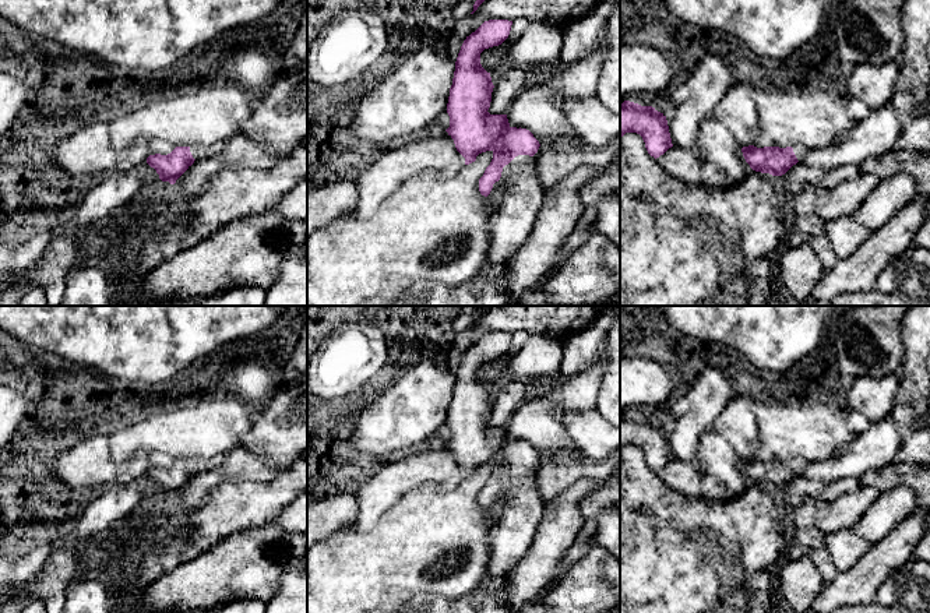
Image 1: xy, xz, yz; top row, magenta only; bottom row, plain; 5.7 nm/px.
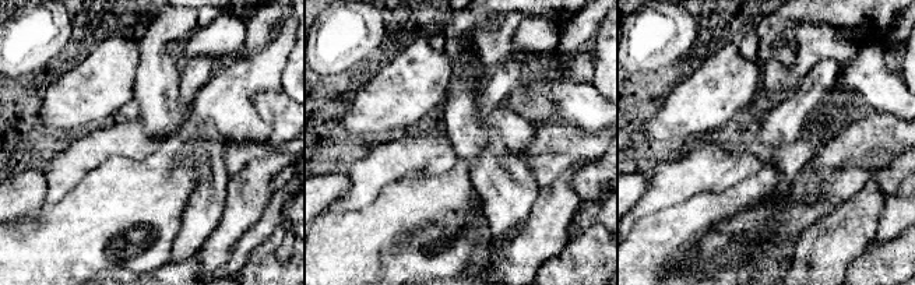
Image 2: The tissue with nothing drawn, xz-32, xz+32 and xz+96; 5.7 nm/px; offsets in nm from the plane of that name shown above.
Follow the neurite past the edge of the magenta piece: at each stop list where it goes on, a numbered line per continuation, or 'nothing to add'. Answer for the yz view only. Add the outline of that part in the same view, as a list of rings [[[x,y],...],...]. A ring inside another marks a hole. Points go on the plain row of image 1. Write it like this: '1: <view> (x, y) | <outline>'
1: yz (877, 446) | [[[888,415],[870,426],[831,459],[809,462],[793,459],[799,475],[821,482],[839,480],[846,476],[862,478],[866,472],[896,461],[899,450],[898,430]]]

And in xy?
1: xy (198, 465) | [[[218,454],[211,459],[193,458],[190,459],[190,465],[195,473],[200,473],[219,466],[223,462],[223,459],[225,459],[225,455]]]

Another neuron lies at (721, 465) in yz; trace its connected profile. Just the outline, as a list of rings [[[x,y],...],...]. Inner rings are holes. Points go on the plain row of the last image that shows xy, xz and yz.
[[[708,430],[701,436],[695,461],[707,478],[700,490],[700,496],[707,500],[729,500],[741,494],[753,483],[743,469],[741,458],[714,430]]]

